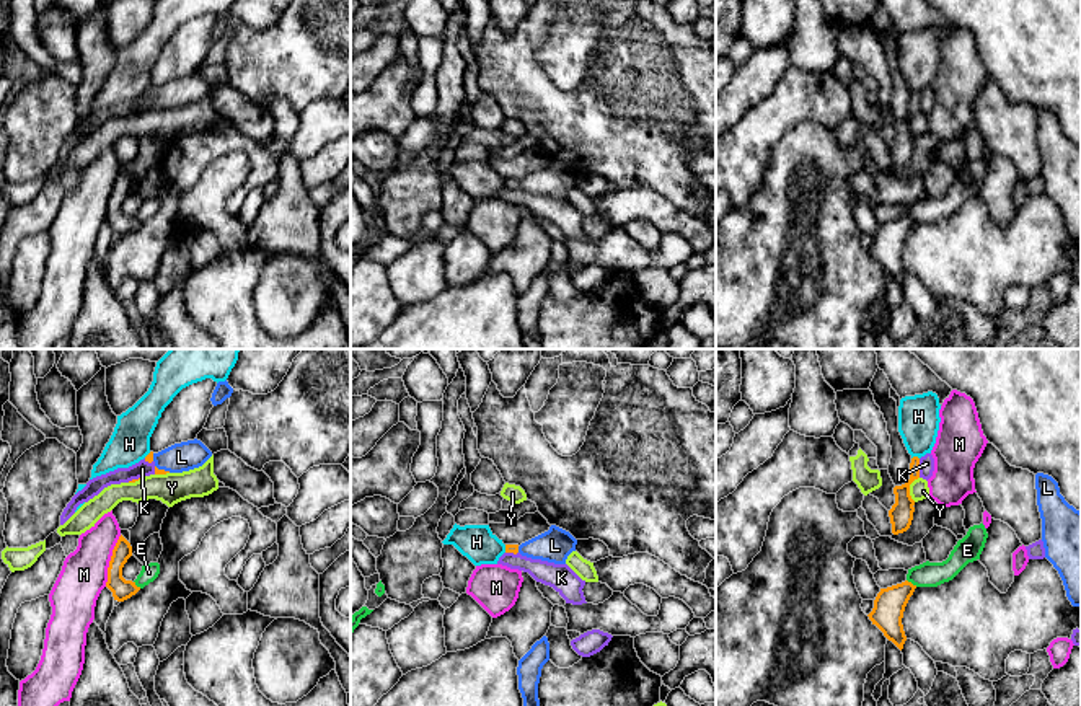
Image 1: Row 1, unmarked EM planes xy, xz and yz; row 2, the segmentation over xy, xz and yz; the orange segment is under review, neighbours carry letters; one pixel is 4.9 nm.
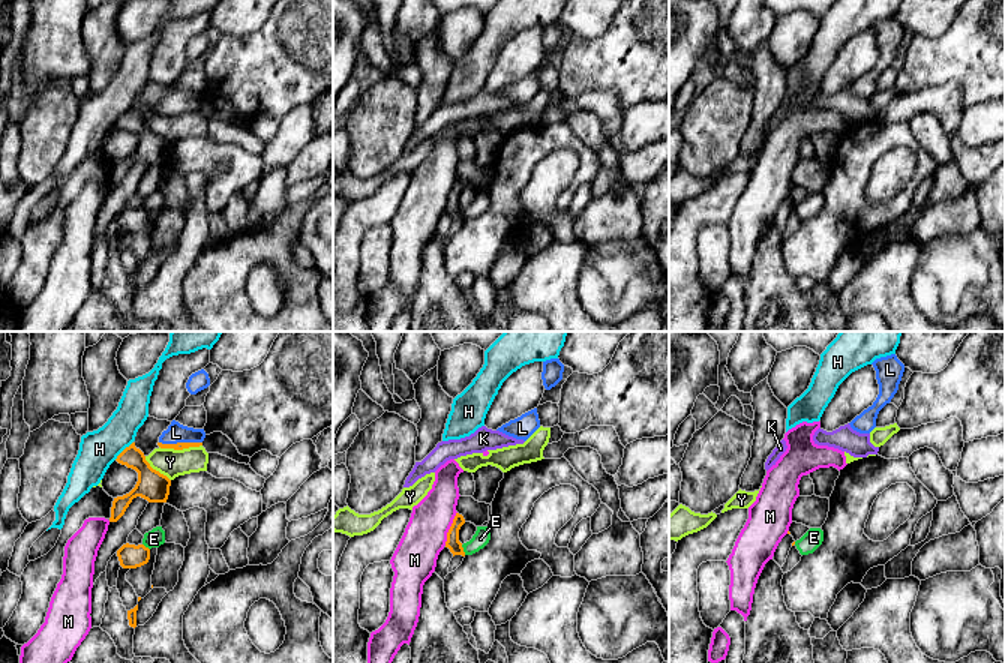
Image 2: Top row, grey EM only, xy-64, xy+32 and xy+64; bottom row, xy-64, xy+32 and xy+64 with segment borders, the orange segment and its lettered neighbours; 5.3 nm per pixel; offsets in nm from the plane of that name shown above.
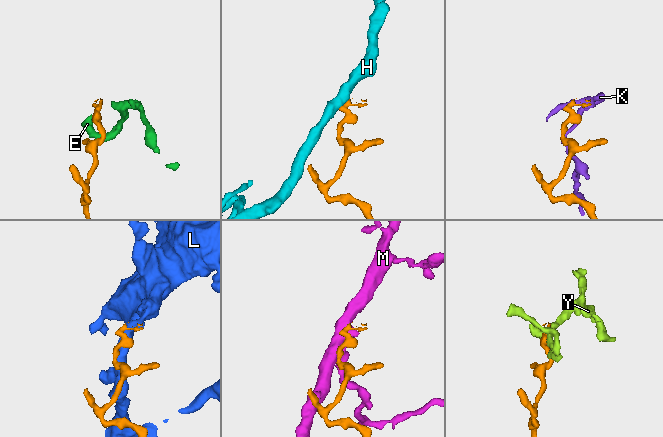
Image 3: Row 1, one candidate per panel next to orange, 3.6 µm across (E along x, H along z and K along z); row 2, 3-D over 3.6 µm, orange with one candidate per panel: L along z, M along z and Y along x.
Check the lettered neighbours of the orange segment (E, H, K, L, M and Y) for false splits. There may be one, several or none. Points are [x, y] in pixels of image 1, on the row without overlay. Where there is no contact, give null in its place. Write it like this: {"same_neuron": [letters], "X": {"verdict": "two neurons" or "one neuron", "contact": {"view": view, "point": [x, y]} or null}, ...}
{"same_neuron": ["L"], "E": {"verdict": "two neurons", "contact": {"view": "yz", "point": [910, 217]}}, "H": {"verdict": "two neurons", "contact": {"view": "yz", "point": [915, 92]}}, "K": {"verdict": "two neurons", "contact": {"view": "yz", "point": [918, 103]}}, "L": {"verdict": "one neuron", "contact": {"view": "xy", "point": [163, 105]}}, "M": {"verdict": "two neurons", "contact": {"view": "xy", "point": [110, 196]}}, "Y": {"verdict": "two neurons", "contact": {"view": "yz", "point": [908, 124]}}}

